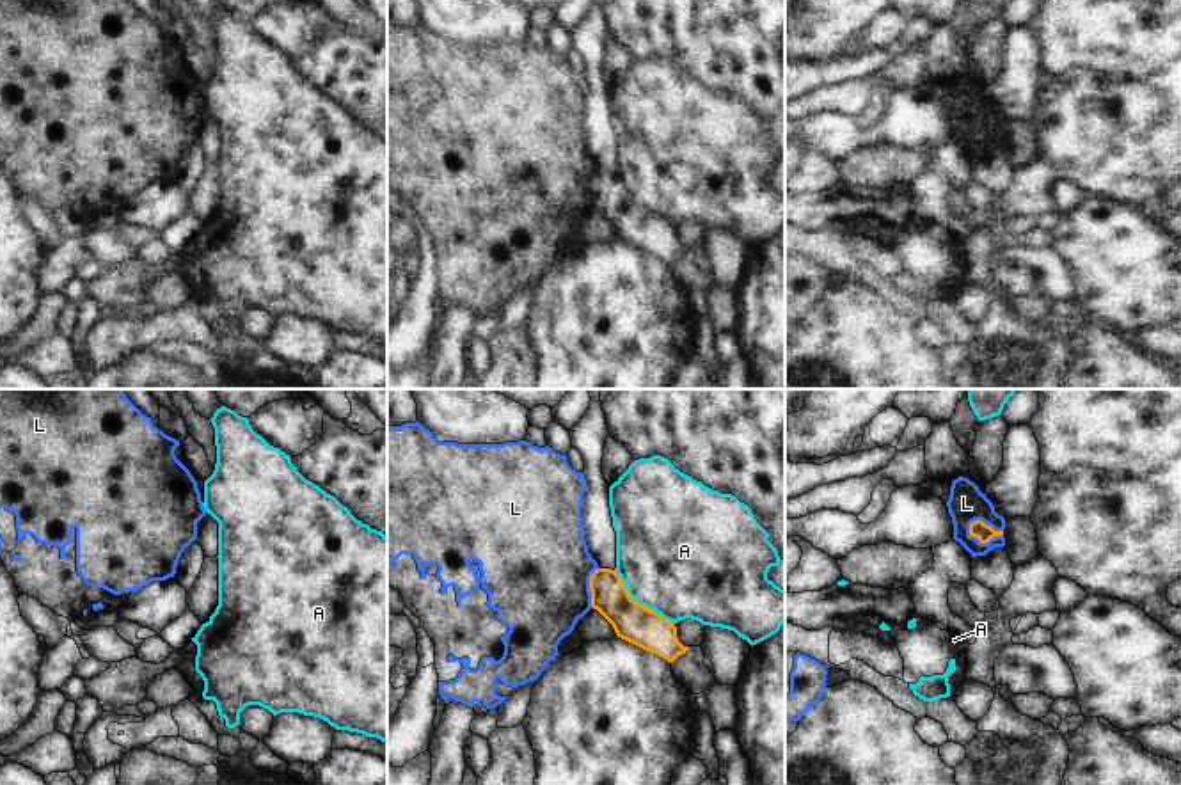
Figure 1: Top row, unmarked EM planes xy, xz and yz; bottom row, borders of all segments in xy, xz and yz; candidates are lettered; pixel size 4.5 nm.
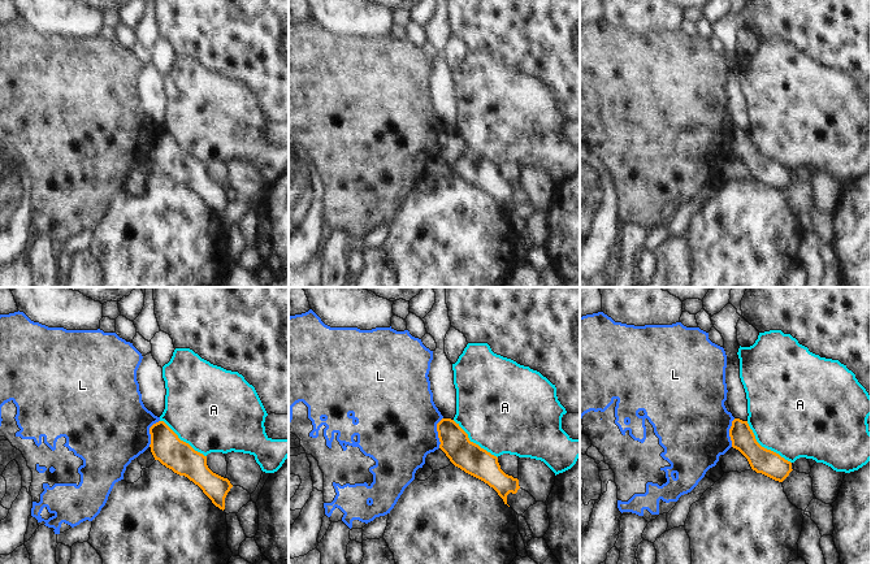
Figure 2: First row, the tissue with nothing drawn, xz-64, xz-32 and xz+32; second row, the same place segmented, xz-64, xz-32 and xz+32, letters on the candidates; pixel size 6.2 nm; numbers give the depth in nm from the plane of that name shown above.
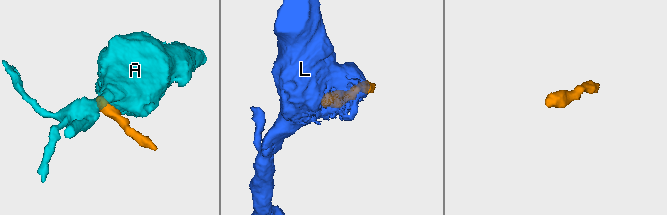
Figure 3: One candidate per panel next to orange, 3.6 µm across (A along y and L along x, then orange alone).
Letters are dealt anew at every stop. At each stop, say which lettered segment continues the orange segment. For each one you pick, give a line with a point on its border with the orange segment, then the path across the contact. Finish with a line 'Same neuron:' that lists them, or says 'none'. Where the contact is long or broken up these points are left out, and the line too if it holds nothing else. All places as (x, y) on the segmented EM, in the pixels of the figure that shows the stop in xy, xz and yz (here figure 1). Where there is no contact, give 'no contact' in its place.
Same neuron: none

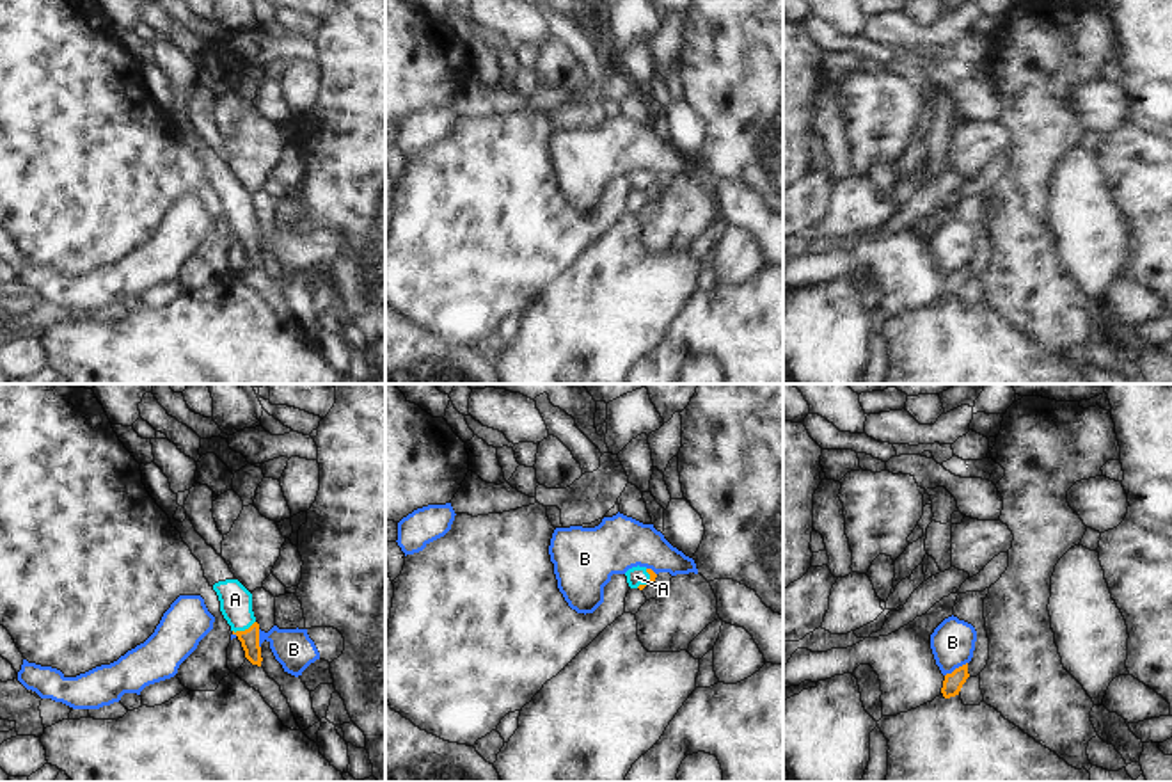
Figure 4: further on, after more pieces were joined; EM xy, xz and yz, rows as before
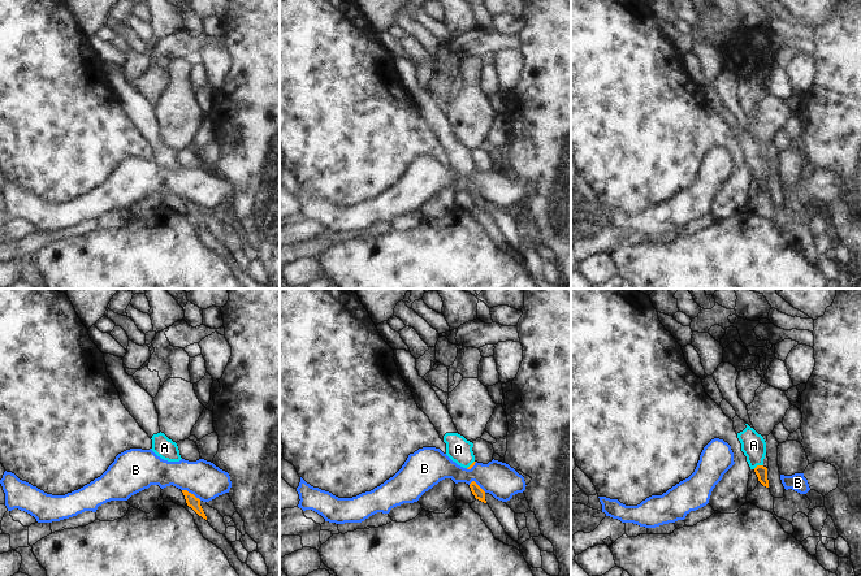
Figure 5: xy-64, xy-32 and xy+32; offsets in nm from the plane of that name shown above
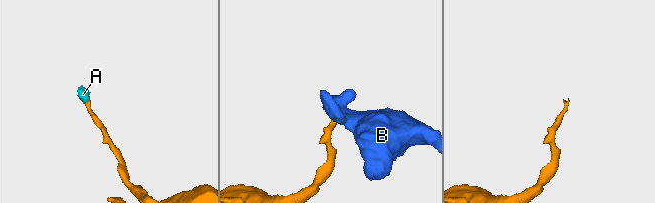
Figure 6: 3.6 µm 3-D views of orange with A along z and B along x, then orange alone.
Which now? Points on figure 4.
A: xy (245, 630) | across xy (249, 638), (245, 630), (235, 599)
Same neuron: A

